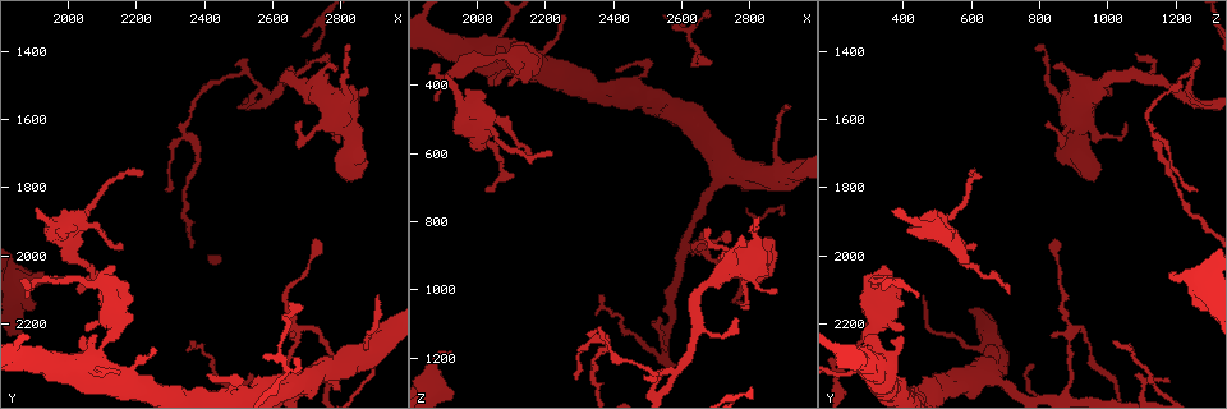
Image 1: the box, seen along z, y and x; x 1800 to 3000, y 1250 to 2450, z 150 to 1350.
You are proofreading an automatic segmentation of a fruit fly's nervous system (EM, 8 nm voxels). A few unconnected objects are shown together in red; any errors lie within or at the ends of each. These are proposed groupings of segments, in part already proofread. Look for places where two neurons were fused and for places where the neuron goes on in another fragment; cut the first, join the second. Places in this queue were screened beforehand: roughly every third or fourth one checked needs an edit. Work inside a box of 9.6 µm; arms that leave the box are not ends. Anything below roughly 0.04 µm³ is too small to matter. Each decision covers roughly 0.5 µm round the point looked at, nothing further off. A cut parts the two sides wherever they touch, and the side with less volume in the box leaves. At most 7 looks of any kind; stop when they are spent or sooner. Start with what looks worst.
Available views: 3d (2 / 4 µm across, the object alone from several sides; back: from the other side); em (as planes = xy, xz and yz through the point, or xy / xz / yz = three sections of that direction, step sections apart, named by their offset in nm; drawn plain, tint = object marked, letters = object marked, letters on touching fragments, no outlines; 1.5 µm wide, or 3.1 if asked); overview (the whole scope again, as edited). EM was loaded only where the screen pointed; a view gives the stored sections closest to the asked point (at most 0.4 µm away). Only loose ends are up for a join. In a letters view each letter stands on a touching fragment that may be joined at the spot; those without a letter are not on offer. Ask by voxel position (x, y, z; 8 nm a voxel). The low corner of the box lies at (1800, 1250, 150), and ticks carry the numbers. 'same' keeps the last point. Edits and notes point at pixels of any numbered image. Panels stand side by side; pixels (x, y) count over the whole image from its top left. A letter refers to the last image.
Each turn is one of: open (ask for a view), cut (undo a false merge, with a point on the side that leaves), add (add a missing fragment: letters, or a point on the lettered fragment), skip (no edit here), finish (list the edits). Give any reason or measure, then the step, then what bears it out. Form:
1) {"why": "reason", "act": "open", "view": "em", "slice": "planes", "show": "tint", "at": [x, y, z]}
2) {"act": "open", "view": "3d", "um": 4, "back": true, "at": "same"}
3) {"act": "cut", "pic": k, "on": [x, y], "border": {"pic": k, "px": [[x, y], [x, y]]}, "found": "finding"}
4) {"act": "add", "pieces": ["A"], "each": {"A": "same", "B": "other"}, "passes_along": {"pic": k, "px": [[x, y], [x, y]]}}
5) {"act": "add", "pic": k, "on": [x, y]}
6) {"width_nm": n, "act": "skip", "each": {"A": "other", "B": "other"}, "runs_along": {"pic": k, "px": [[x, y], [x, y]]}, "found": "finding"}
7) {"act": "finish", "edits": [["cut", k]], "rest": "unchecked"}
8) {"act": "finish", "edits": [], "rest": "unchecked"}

{"why": "an open end", "act": "open", "view": "em", "slice": "planes", "show": "letters", "at": [1920, 2050, 1190]}

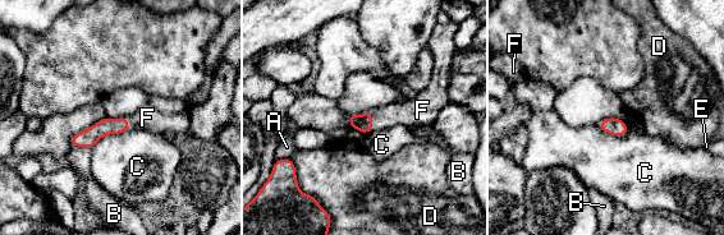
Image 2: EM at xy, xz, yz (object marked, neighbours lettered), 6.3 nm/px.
{"act": "add", "pic": 2, "on": [412, 113], "each": {"A": "other", "B": "other", "C": "other", "D": "other", "E": "other", "F": "same"}, "passes_along": {"pic": 2, "px": [[363, 123], [374, 120], [412, 113]]}, "found": "the neuron continues"}

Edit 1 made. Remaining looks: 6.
{"act": "open", "view": "overview"}

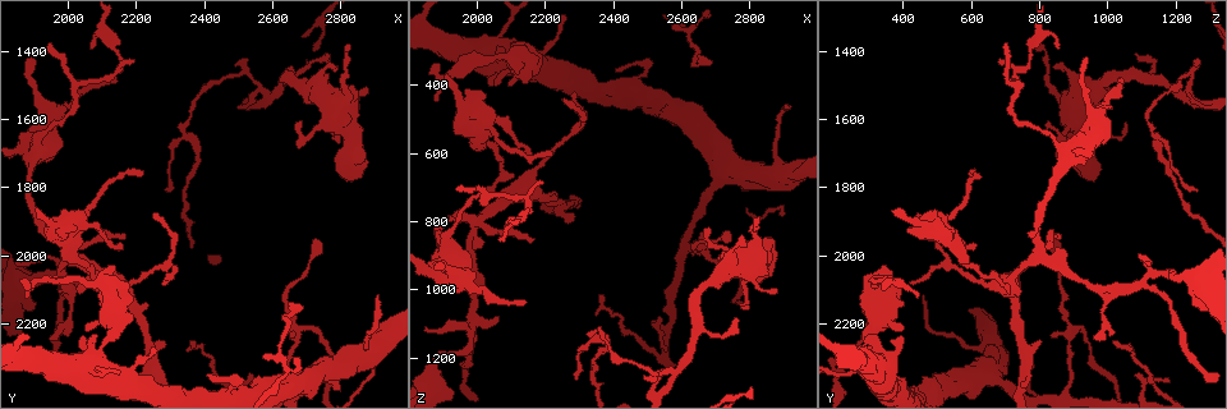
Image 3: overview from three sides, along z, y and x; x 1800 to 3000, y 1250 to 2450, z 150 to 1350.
{"act": "open", "view": "em", "slice": "xy", "step": 8, "show": "letters", "at": [1910, 1870, 360]}

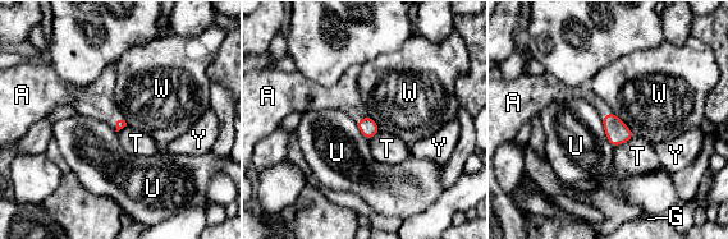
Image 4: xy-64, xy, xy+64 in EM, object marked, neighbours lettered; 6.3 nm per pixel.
{"act": "open", "view": "em", "slice": "planes", "show": "letters", "at": "same"}

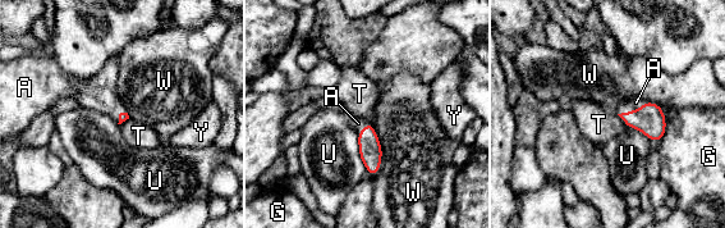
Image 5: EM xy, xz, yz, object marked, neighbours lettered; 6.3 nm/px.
{"act": "add", "pic": 5, "on": [636, 103], "each": {"A": "same", "G": "other", "T": "other", "U": "other", "W": "other", "Y": "other"}, "passes_along": {"pic": 5, "px": [[650, 119], [632, 110], [636, 103]]}, "found": "the neuron continues"}

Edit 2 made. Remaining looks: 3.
{"why": "abrupt turn", "act": "open", "view": "3d", "um": 2, "at": [2500, 1470, 1240]}

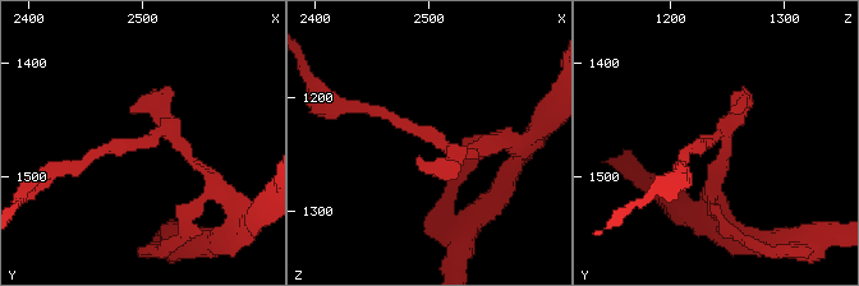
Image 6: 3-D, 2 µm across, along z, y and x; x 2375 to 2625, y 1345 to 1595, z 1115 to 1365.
{"why": "need the tissue", "act": "open", "view": "em", "slice": "planes", "show": "letters", "at": [2512, 1462, 1240]}

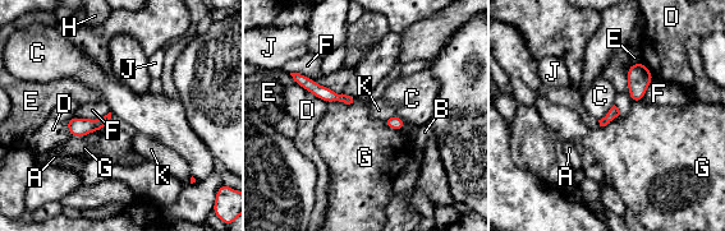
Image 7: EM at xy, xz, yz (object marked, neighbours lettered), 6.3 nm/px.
{"longest_contact_nm": ["D", 240], "act": "skip", "each": {"A": "other", "B": "other", "C": "other", "D": "other", "E": "other", "F": "other", "G": "other", "H": "other", "J": "other", "K": "other"}, "runs_along": {"pic": 7, "px": [[299, 79], [329, 96], [348, 100]]}, "found": "one neuron here"}

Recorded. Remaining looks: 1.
{"act": "finish", "edits": [["add", 2], ["add", 5]], "rest": "unchecked"}

